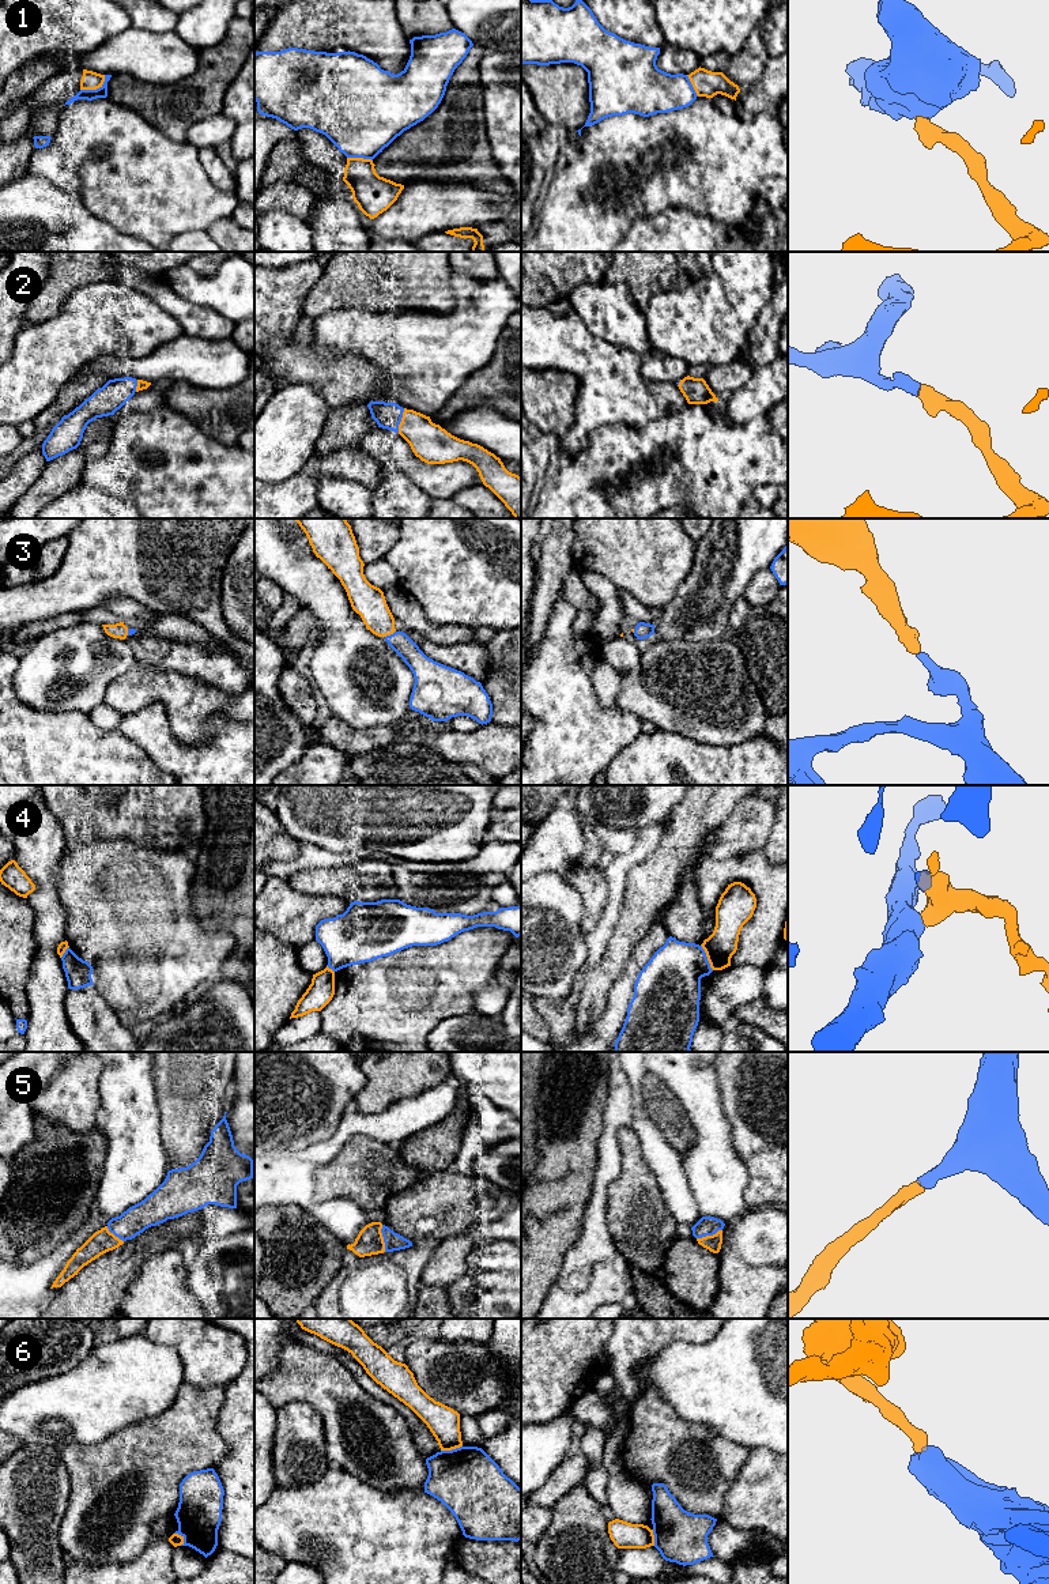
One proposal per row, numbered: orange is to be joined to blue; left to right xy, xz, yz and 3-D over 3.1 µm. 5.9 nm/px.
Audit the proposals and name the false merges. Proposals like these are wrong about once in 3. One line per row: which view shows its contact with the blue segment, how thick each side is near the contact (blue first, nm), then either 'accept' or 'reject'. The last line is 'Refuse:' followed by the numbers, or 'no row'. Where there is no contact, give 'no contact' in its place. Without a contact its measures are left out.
1: xy | 60/110 nm | reject
2: xz | 160/220 nm | accept
3: xz | 120/190 nm | accept
4: yz | 360/180 nm | reject
5: xz | 110/160 nm | accept
6: xz | 400/190 nm | reject
Refuse: 1, 4, 6

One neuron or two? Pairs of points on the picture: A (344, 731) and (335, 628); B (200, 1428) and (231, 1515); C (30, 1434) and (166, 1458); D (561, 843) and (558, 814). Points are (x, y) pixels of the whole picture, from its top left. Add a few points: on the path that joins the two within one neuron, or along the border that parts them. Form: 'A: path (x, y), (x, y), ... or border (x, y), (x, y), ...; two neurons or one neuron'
A: border (334, 715), (355, 728), (374, 727); two neurons
B: border (221, 1434), (226, 1444), (226, 1454), (212, 1467); two neurons
C: border (120, 1430), (97, 1443), (67, 1444), (61, 1449); two neurons
D: path (559, 836), (559, 821); one neuron

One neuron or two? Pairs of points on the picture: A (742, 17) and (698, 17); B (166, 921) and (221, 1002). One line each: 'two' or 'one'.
A: one
B: two

